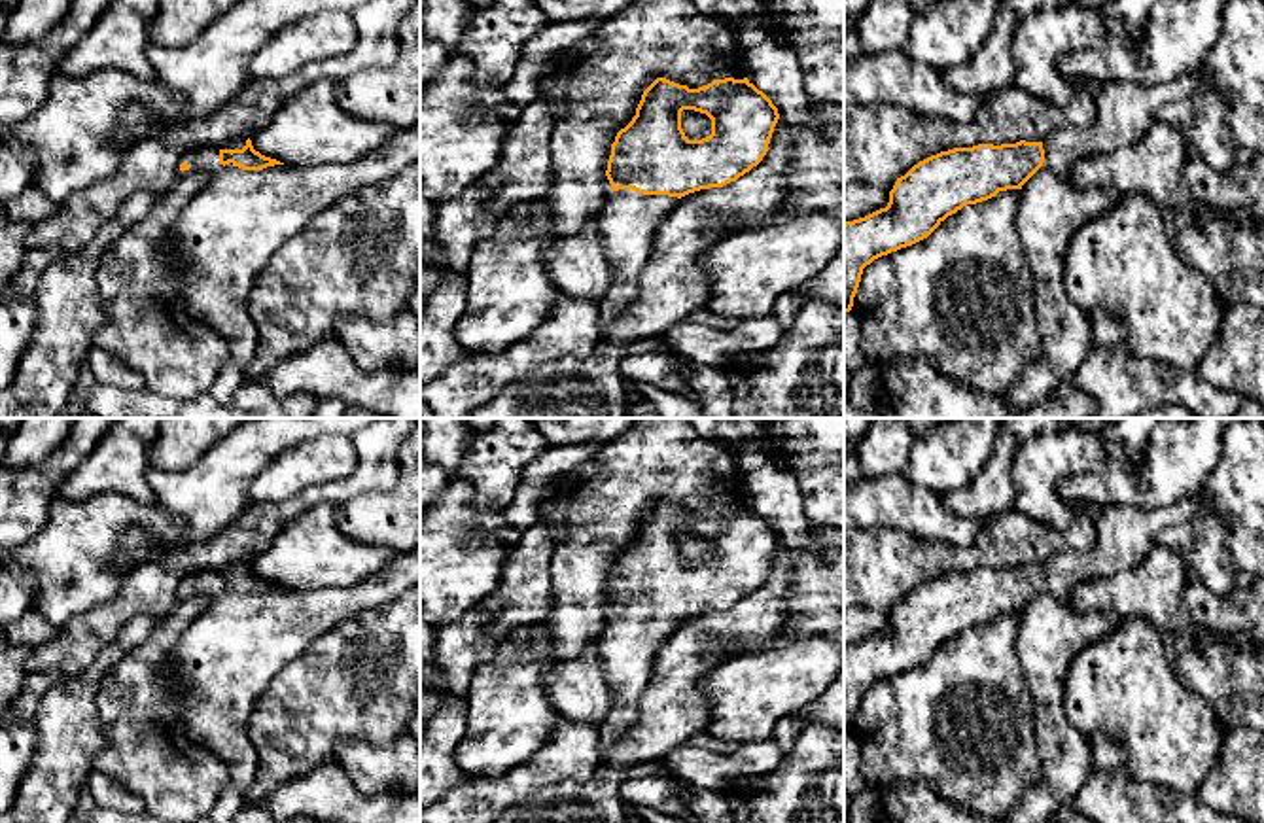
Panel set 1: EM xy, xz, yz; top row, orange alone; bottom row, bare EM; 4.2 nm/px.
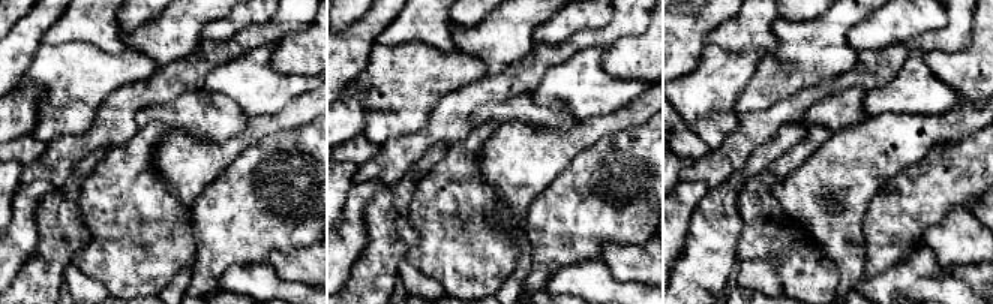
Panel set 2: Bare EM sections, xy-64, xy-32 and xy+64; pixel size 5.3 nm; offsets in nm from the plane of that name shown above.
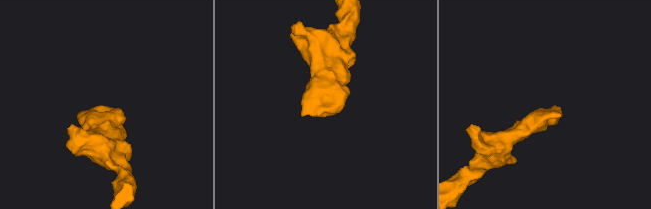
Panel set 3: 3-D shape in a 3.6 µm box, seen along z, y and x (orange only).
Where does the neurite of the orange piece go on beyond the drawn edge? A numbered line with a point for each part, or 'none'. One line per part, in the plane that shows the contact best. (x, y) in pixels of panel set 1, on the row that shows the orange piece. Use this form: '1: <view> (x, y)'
1: xz (629, 222)

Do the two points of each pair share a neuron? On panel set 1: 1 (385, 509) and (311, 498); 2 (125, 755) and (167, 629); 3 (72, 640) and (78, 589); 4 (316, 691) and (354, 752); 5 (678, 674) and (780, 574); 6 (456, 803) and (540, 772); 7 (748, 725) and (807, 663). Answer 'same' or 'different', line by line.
1: different
2: same
3: different
4: different
5: same
6: same
7: same

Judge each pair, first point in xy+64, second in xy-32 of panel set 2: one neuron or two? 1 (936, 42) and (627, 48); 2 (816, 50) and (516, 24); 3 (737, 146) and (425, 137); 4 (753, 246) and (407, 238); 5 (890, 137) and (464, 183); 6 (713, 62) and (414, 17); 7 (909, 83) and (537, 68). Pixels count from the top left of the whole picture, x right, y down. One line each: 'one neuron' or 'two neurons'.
1: two neurons
2: one neuron
3: one neuron
4: two neurons
5: two neurons
6: two neurons
7: two neurons

